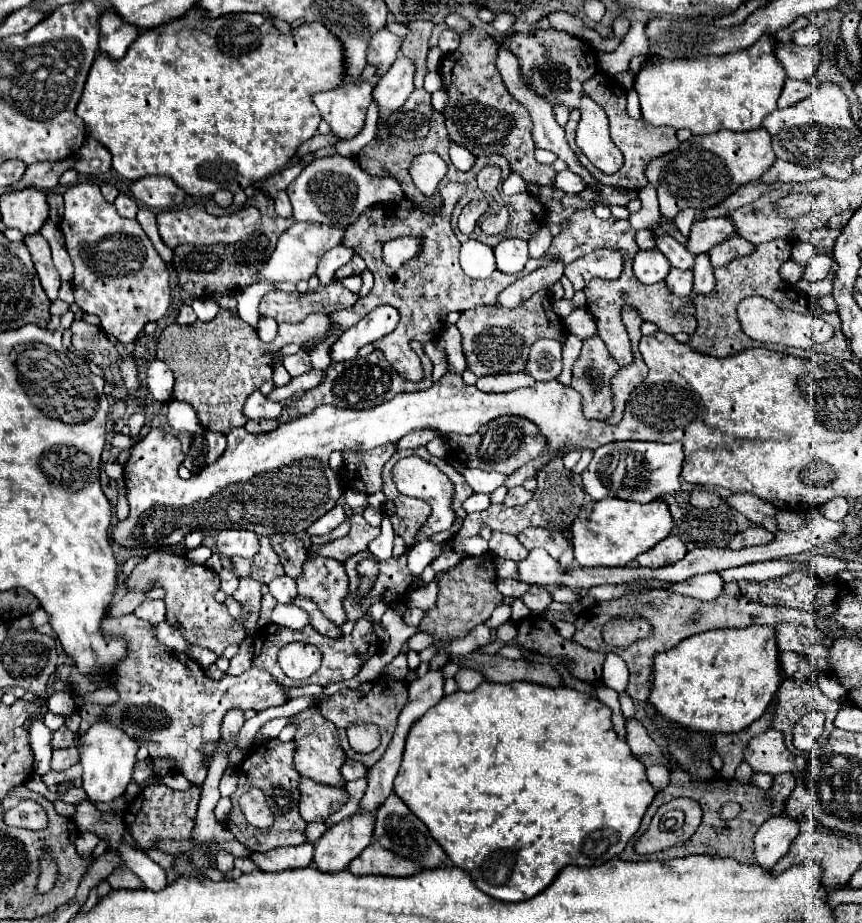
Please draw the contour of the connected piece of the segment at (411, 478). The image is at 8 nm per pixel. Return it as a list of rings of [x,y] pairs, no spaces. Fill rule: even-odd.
[[[405,457],[401,459],[395,469],[393,469],[393,481],[397,485],[397,489],[403,493],[403,495],[409,495],[409,497],[415,497],[427,501],[431,505],[431,517],[427,519],[427,523],[421,527],[417,539],[429,539],[433,533],[439,533],[439,531],[445,531],[445,527],[451,527],[453,521],[455,521],[455,511],[451,507],[451,499],[453,499],[453,493],[455,493],[455,487],[451,485],[449,477],[445,473],[441,473],[433,463],[421,459],[421,457]]]

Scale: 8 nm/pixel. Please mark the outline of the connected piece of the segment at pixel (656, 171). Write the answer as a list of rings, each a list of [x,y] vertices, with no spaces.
[[[763,127],[745,133],[717,131],[713,135],[691,137],[689,141],[681,143],[679,149],[651,161],[647,167],[647,179],[657,187],[661,215],[673,219],[685,207],[707,209],[719,205],[739,187],[759,181],[775,159],[771,135]]]

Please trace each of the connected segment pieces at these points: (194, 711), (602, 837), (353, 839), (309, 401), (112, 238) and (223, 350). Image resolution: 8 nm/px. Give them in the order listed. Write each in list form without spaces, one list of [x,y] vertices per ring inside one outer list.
[[[133,613],[123,617],[107,617],[103,621],[103,631],[109,635],[127,637],[131,657],[117,667],[115,689],[121,695],[117,705],[89,705],[89,709],[79,709],[83,719],[81,733],[85,733],[85,729],[99,719],[101,711],[105,711],[113,725],[119,725],[129,737],[151,749],[151,759],[163,755],[173,757],[173,773],[185,775],[195,785],[201,785],[207,775],[207,767],[201,767],[203,757],[197,757],[197,751],[205,741],[221,739],[221,721],[229,709],[241,707],[263,711],[289,701],[283,687],[259,667],[251,667],[241,677],[223,675],[221,681],[207,679],[203,669],[191,657],[183,653],[175,655],[175,649],[159,643],[153,633],[153,625],[135,617]]]
[[[481,683],[477,691],[463,693],[455,691],[443,697],[435,707],[431,707],[413,727],[405,743],[405,753],[401,761],[401,771],[395,777],[395,793],[405,801],[405,805],[417,815],[431,831],[433,839],[443,847],[455,867],[467,871],[473,883],[487,895],[499,901],[519,903],[545,891],[557,873],[567,865],[577,867],[597,867],[605,861],[617,857],[627,841],[639,831],[641,819],[655,797],[655,789],[645,777],[645,765],[631,753],[627,739],[619,737],[611,723],[611,709],[599,699],[589,697],[571,687],[543,687],[537,683]]]
[[[355,813],[327,829],[327,833],[323,833],[323,837],[315,843],[313,863],[317,869],[327,873],[347,869],[347,865],[371,843],[373,827],[373,813]]]
[[[413,341],[413,351],[421,359],[421,367],[423,367],[423,381],[421,383],[413,383],[413,381],[407,381],[405,377],[401,377],[391,367],[391,363],[383,357],[383,351],[377,351],[375,349],[369,357],[355,357],[351,361],[341,361],[341,363],[331,365],[325,371],[323,383],[319,387],[303,393],[299,397],[299,401],[295,403],[295,407],[297,407],[297,411],[301,415],[303,413],[311,413],[321,403],[329,403],[329,405],[337,405],[337,407],[349,407],[349,409],[371,409],[371,407],[375,407],[379,403],[385,403],[389,399],[393,399],[395,395],[399,395],[403,391],[417,391],[417,389],[423,389],[423,387],[431,387],[433,385],[433,381],[431,381],[433,363],[425,355],[423,345],[419,341]]]
[[[71,185],[63,199],[65,211],[59,227],[75,267],[75,303],[83,313],[97,315],[107,335],[129,345],[145,323],[159,321],[167,313],[171,303],[169,271],[137,219],[123,219],[115,207],[103,199],[99,185]]]
[[[221,311],[209,323],[195,321],[193,325],[175,323],[165,327],[157,345],[157,359],[165,361],[175,375],[173,397],[193,405],[203,429],[227,435],[231,429],[247,423],[241,413],[243,403],[255,389],[271,379],[273,367],[281,361],[279,349],[289,343],[303,343],[317,337],[325,333],[327,327],[327,317],[309,315],[299,323],[279,324],[275,343],[263,343],[251,325],[239,321],[239,317],[231,317],[227,311]]]

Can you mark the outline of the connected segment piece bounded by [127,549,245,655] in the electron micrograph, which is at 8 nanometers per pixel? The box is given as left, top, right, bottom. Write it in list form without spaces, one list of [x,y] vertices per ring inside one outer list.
[[[157,549],[146,555],[144,560],[134,567],[127,587],[131,591],[143,591],[147,585],[157,583],[165,589],[165,605],[167,605],[167,623],[177,627],[189,643],[199,647],[207,647],[217,655],[231,643],[241,643],[245,637],[245,629],[235,625],[233,617],[229,615],[223,603],[215,601],[215,593],[219,591],[219,575],[211,571],[207,565],[197,565],[189,561],[185,555],[173,555]]]

